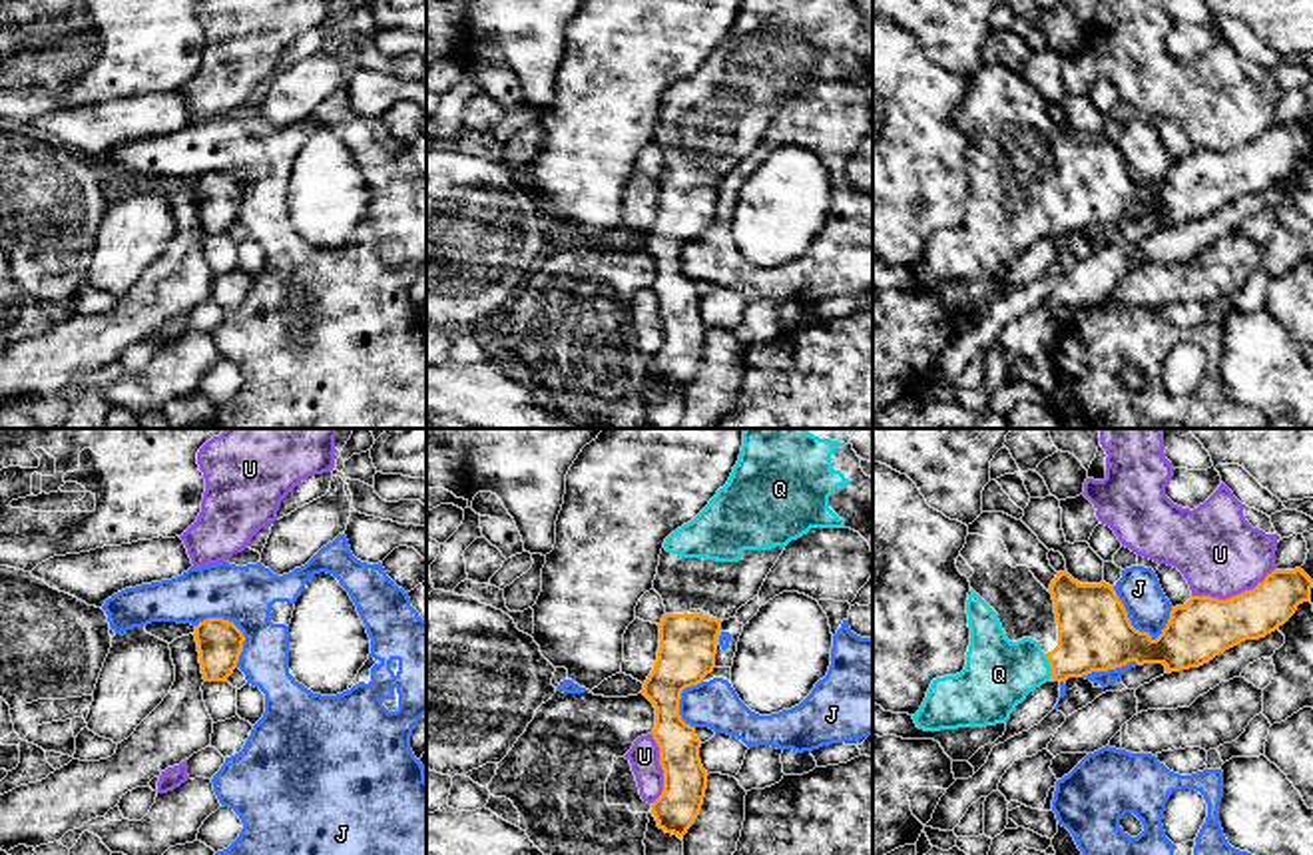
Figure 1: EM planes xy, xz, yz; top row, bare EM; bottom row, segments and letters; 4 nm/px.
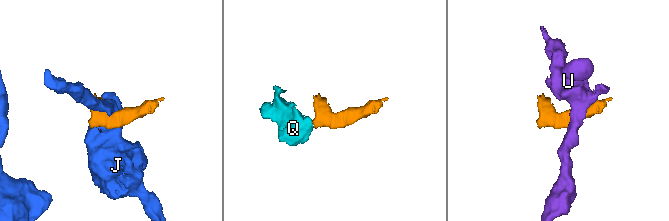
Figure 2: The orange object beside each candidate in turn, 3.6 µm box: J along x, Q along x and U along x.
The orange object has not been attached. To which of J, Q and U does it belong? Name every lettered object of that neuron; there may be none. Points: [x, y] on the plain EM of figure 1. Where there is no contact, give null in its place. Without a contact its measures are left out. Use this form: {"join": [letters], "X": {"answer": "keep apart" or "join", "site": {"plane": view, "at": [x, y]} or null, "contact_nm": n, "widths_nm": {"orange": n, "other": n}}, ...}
{"join": ["Q"], "J": {"answer": "keep apart", "site": {"plane": "yz", "at": [1126, 170]}, "contact_nm": 280, "widths_nm": {"orange": 300, "other": 170}}, "Q": {"answer": "join", "site": {"plane": "yz", "at": [1050, 220]}, "contact_nm": 100, "widths_nm": {"orange": 300, "other": 280}}, "U": {"answer": "keep apart", "site": {"plane": "yz", "at": [1232, 150]}, "contact_nm": 360, "widths_nm": {"orange": 240, "other": 340}}}

